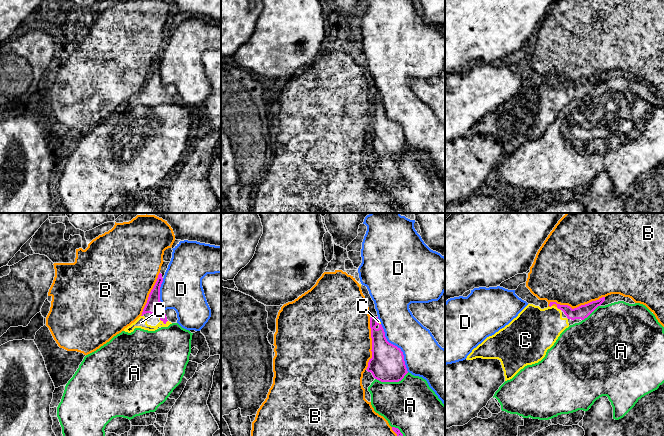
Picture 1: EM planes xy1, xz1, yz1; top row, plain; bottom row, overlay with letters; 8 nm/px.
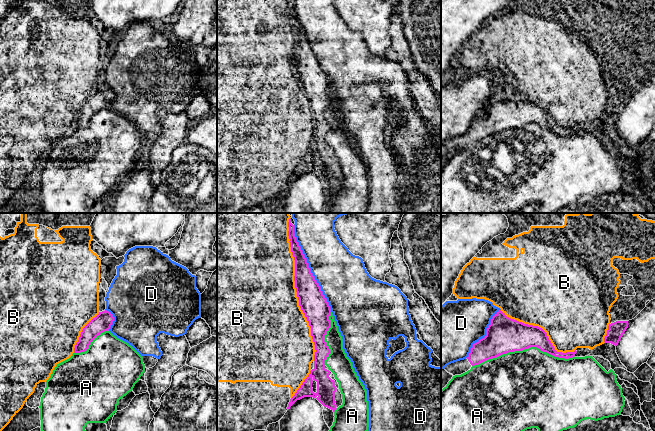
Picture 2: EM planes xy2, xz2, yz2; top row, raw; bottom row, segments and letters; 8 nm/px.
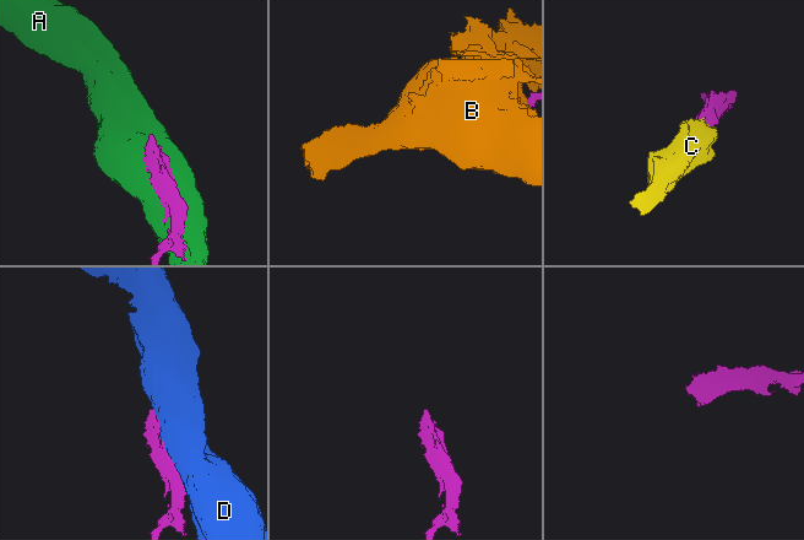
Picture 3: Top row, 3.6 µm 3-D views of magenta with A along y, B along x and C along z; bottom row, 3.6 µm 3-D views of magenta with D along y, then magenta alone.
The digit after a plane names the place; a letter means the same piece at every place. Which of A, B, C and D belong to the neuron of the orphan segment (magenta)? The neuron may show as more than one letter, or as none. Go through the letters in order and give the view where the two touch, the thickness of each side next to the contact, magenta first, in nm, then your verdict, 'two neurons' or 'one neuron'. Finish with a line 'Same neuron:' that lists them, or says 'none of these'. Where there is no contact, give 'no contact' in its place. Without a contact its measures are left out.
A: contact in yz2; calibres 280 and 480 nm; two neurons
B: contact in xz2; calibres 220 and 480 nm; two neurons
C: contact in xy1; calibres 120 and 90 nm; one neuron
D: contact in xz2; calibres 200 and 380 nm; two neurons
Same neuron: C

